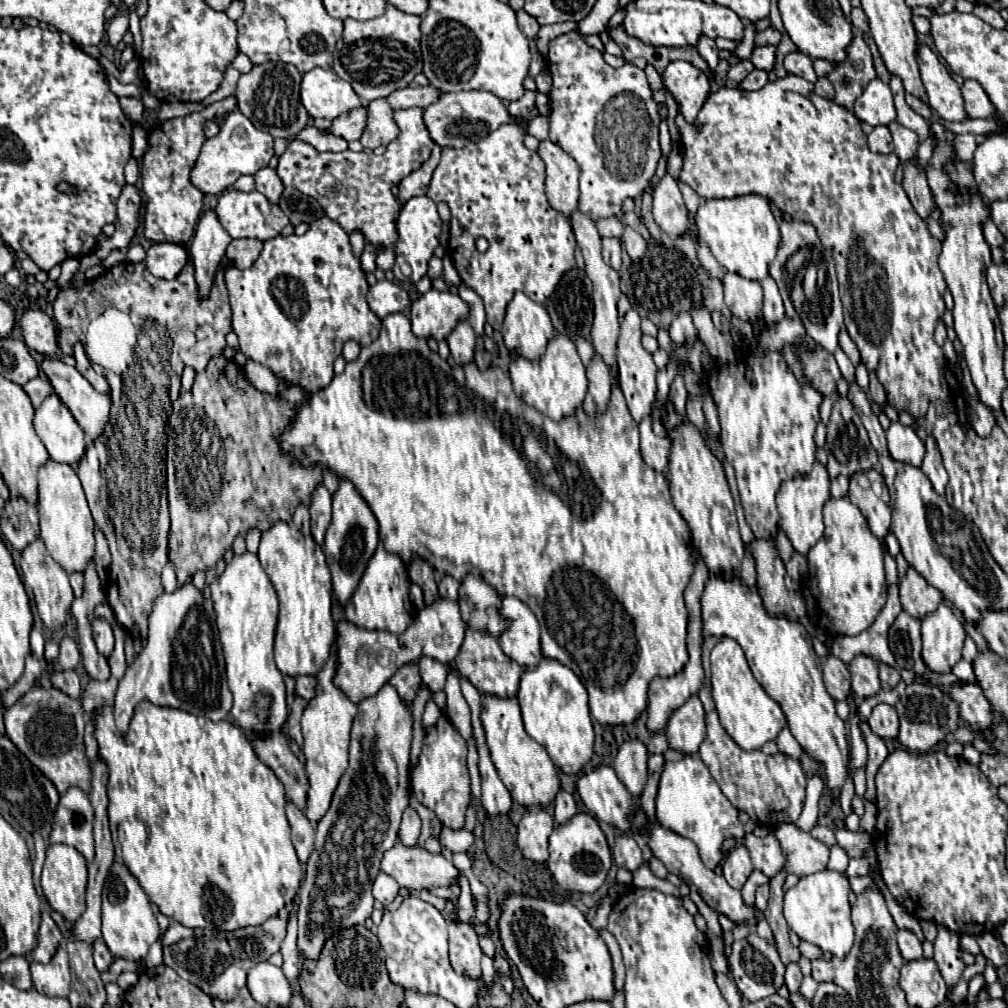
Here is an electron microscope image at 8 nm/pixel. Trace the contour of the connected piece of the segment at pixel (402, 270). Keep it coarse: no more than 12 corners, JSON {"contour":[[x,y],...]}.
{"contour":[[413,197],[397,219],[392,271],[417,283],[439,245],[441,217]]}

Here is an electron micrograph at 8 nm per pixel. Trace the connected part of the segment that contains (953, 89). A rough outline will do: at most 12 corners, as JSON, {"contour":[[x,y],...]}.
{"contour":[[919,45],[929,107],[945,121],[967,121],[961,87],[945,65]]}

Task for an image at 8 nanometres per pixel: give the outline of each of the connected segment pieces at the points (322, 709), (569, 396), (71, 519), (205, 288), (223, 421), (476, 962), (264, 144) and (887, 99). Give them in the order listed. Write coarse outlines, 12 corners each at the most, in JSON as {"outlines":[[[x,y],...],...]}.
{"outlines":[[[335,647],[301,719],[317,825],[347,767],[357,705],[333,685]],[[555,335],[537,363],[509,365],[515,393],[553,421],[587,393],[575,343]],[[71,465],[39,469],[41,539],[67,571],[95,557],[95,523]],[[207,209],[191,239],[195,279],[209,293],[231,237]],[[213,357],[171,413],[169,561],[207,571],[291,523],[321,467],[295,407]],[[449,925],[455,971],[481,977],[481,947],[471,925]],[[241,111],[203,143],[191,183],[221,195],[267,167],[273,137]],[[873,79],[855,101],[857,119],[873,127],[891,123],[889,85]]]}

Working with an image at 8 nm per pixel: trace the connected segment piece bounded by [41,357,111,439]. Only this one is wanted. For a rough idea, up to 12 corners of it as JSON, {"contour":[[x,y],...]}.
{"contour":[[61,359],[43,373],[89,439],[109,419],[111,397]]}

